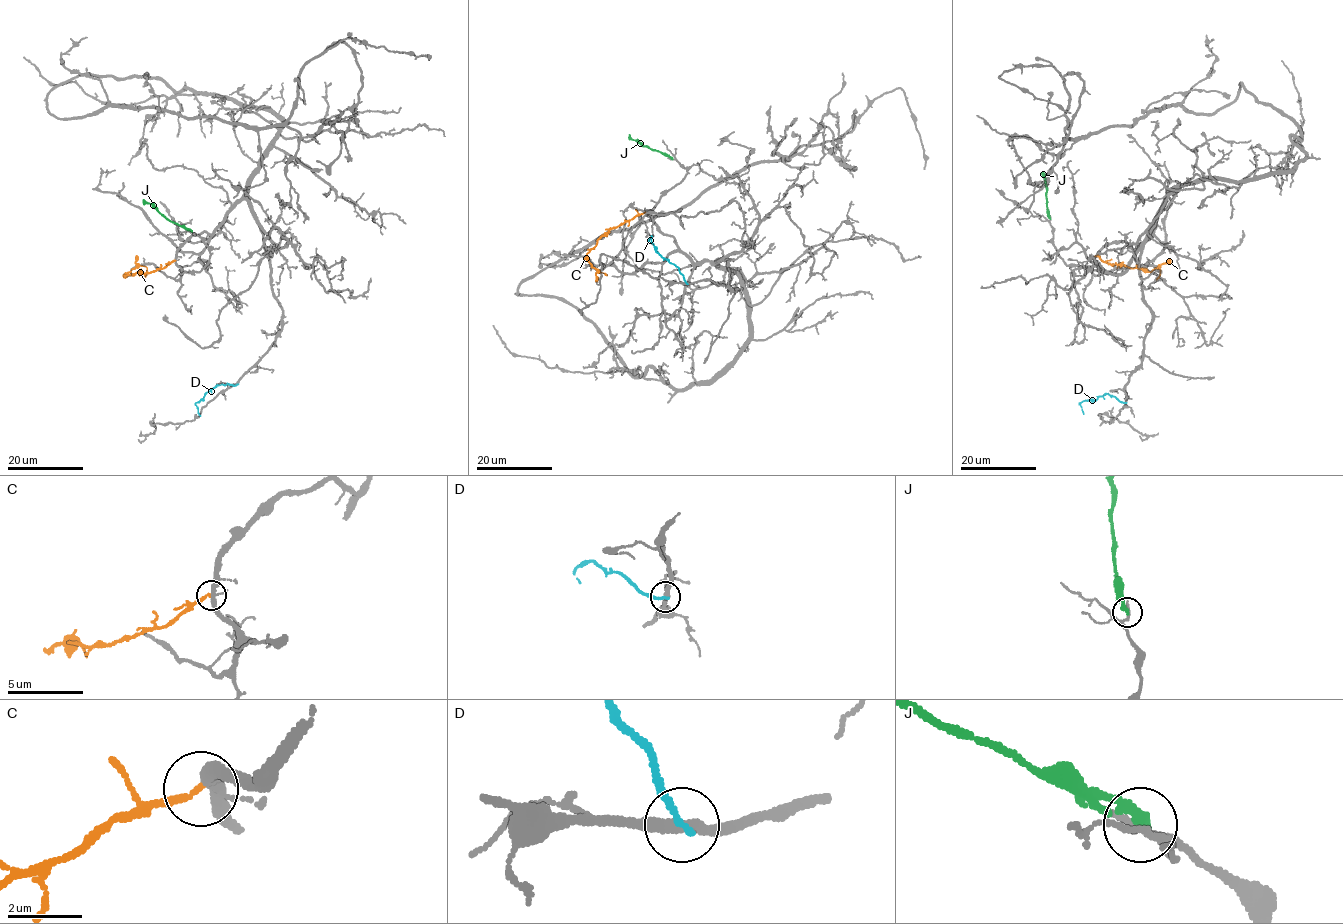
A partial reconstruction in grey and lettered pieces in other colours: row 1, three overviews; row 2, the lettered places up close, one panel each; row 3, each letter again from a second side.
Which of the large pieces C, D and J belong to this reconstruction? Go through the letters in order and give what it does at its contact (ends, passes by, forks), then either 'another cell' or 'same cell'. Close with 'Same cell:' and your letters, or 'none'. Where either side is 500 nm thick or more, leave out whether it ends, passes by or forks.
C: it ends | another cell
D: it ends | another cell
J: it ends | another cell
Same cell: none

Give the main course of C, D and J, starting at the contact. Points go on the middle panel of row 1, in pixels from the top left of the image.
C: (645, 212), (610, 228), (587, 254), (588, 262), (604, 272)
D: (686, 283), (679, 268), (655, 251), (649, 242), (652, 237), (652, 243)
J: (672, 159), (632, 140), (629, 134)

